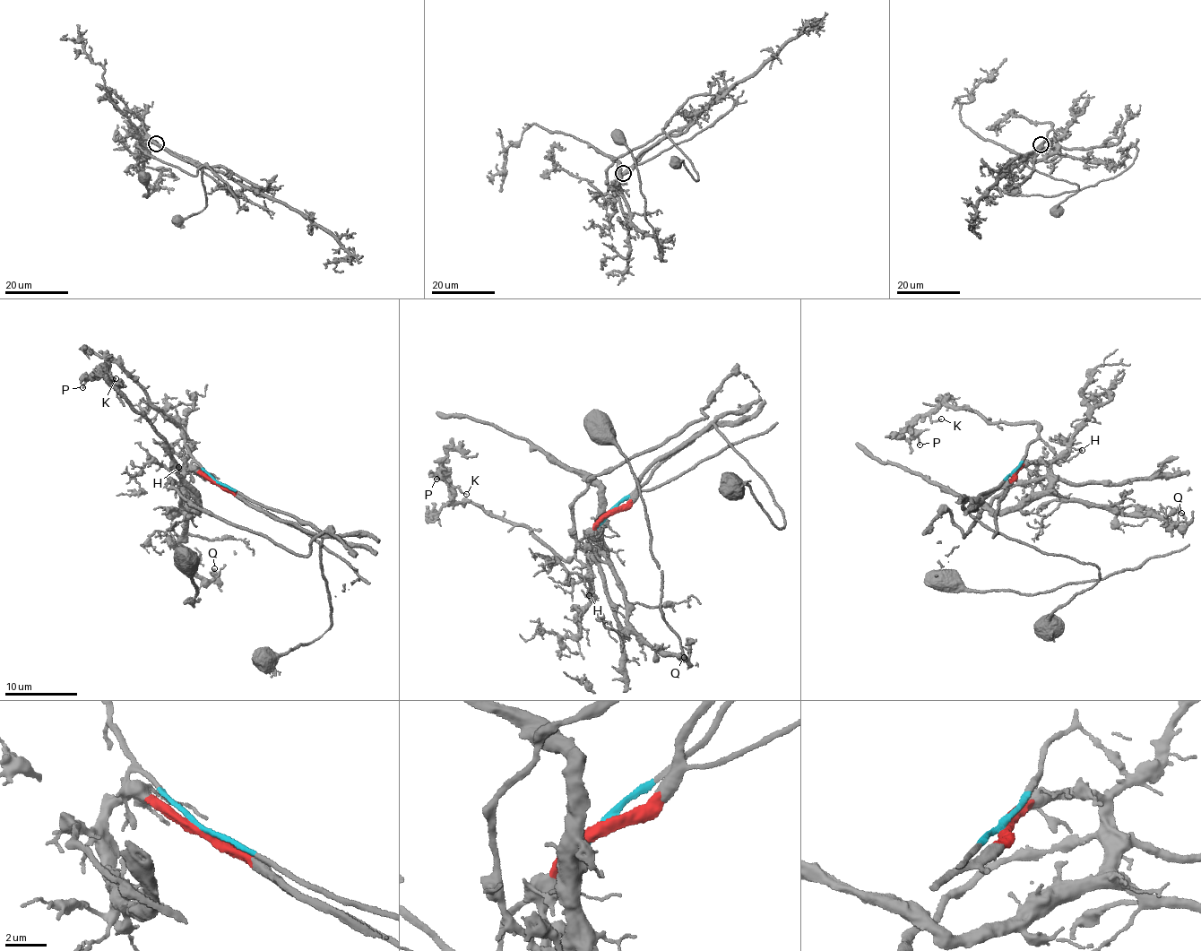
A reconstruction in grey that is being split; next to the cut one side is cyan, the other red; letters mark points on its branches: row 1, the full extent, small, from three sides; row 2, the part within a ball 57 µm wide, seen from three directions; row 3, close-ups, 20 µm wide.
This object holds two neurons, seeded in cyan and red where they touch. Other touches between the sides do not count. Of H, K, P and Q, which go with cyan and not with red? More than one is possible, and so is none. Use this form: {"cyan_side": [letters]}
{"cyan_side": ["K", "P"]}

